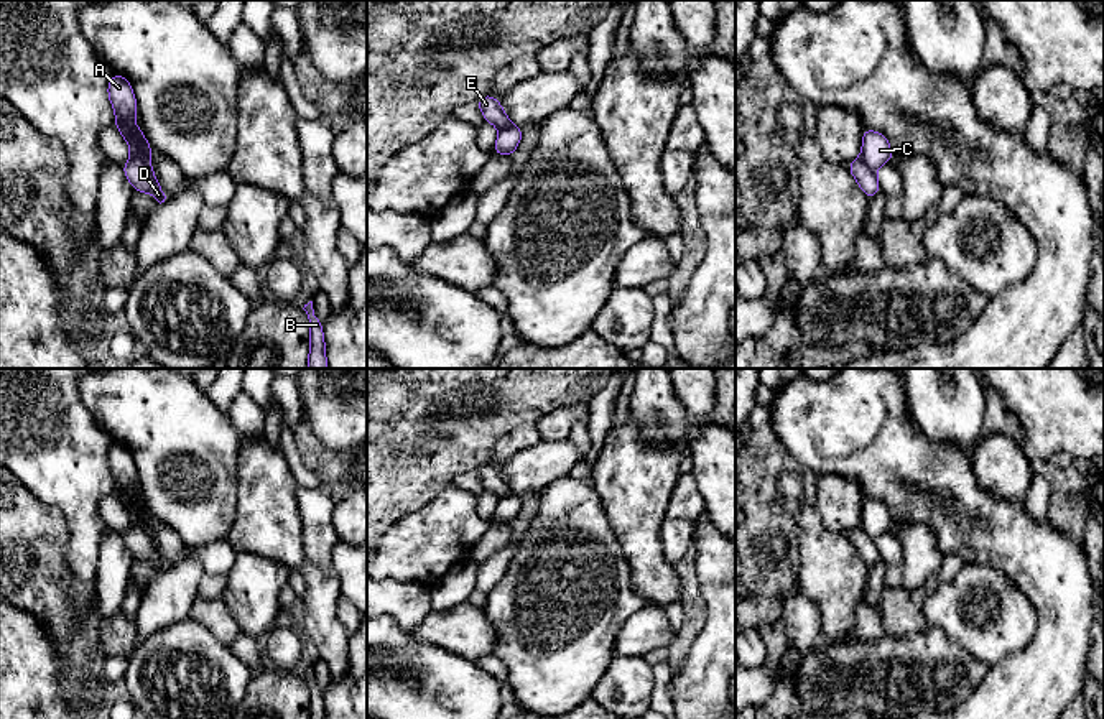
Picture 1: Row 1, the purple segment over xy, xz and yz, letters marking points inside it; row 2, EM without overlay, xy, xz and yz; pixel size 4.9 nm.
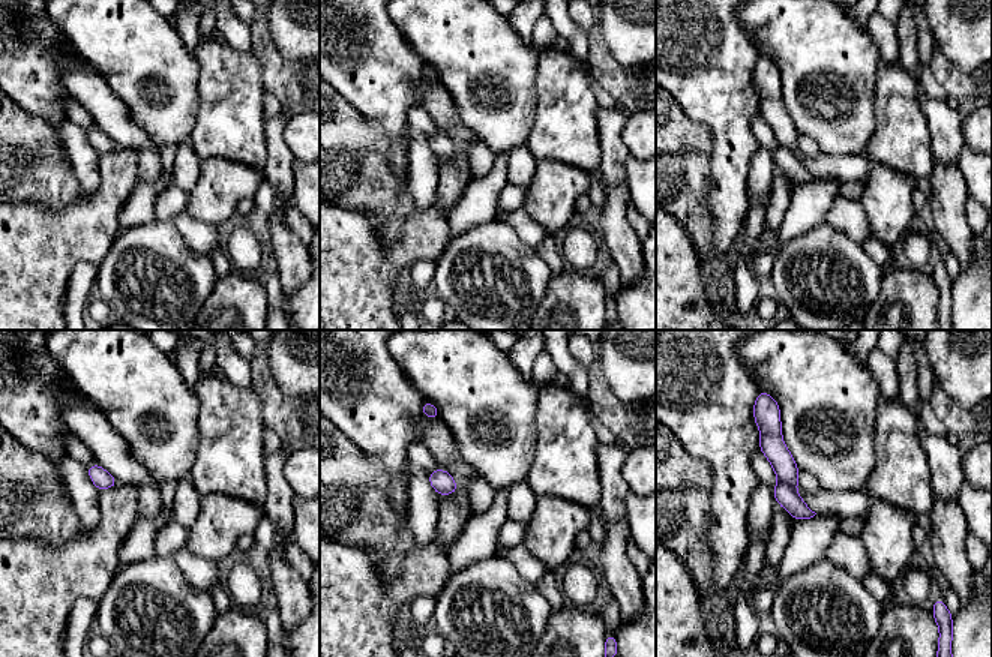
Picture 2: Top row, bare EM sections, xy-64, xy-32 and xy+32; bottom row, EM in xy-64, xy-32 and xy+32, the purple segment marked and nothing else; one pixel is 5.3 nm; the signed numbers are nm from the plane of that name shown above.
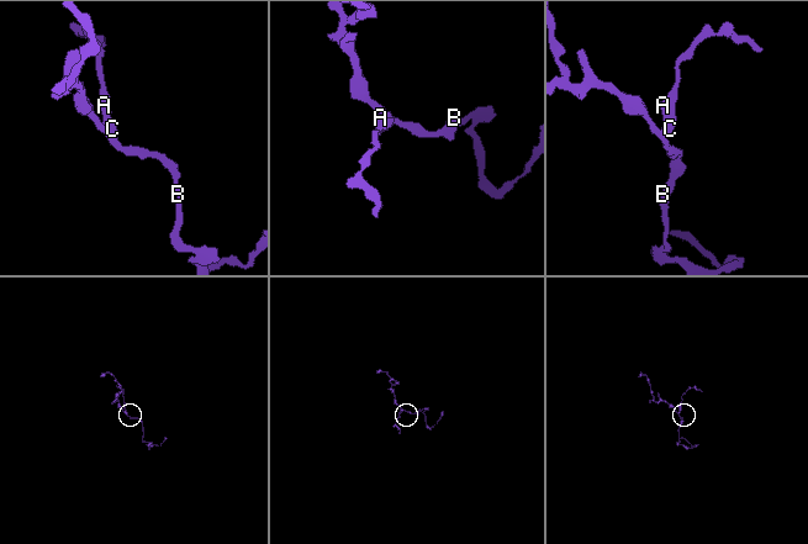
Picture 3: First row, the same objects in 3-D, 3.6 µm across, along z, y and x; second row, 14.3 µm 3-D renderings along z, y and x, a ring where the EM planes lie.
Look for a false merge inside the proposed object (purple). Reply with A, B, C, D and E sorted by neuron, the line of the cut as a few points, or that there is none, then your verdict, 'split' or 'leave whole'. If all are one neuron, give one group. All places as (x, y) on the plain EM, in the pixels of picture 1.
A C / B D E | xy (132, 524), (148, 533) | split

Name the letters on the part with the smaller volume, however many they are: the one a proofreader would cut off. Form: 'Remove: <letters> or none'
Remove: A, C

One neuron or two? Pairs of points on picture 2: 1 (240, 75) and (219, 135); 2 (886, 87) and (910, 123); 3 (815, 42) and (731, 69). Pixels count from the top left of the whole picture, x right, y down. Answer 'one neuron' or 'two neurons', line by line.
1: one neuron
2: one neuron
3: two neurons

